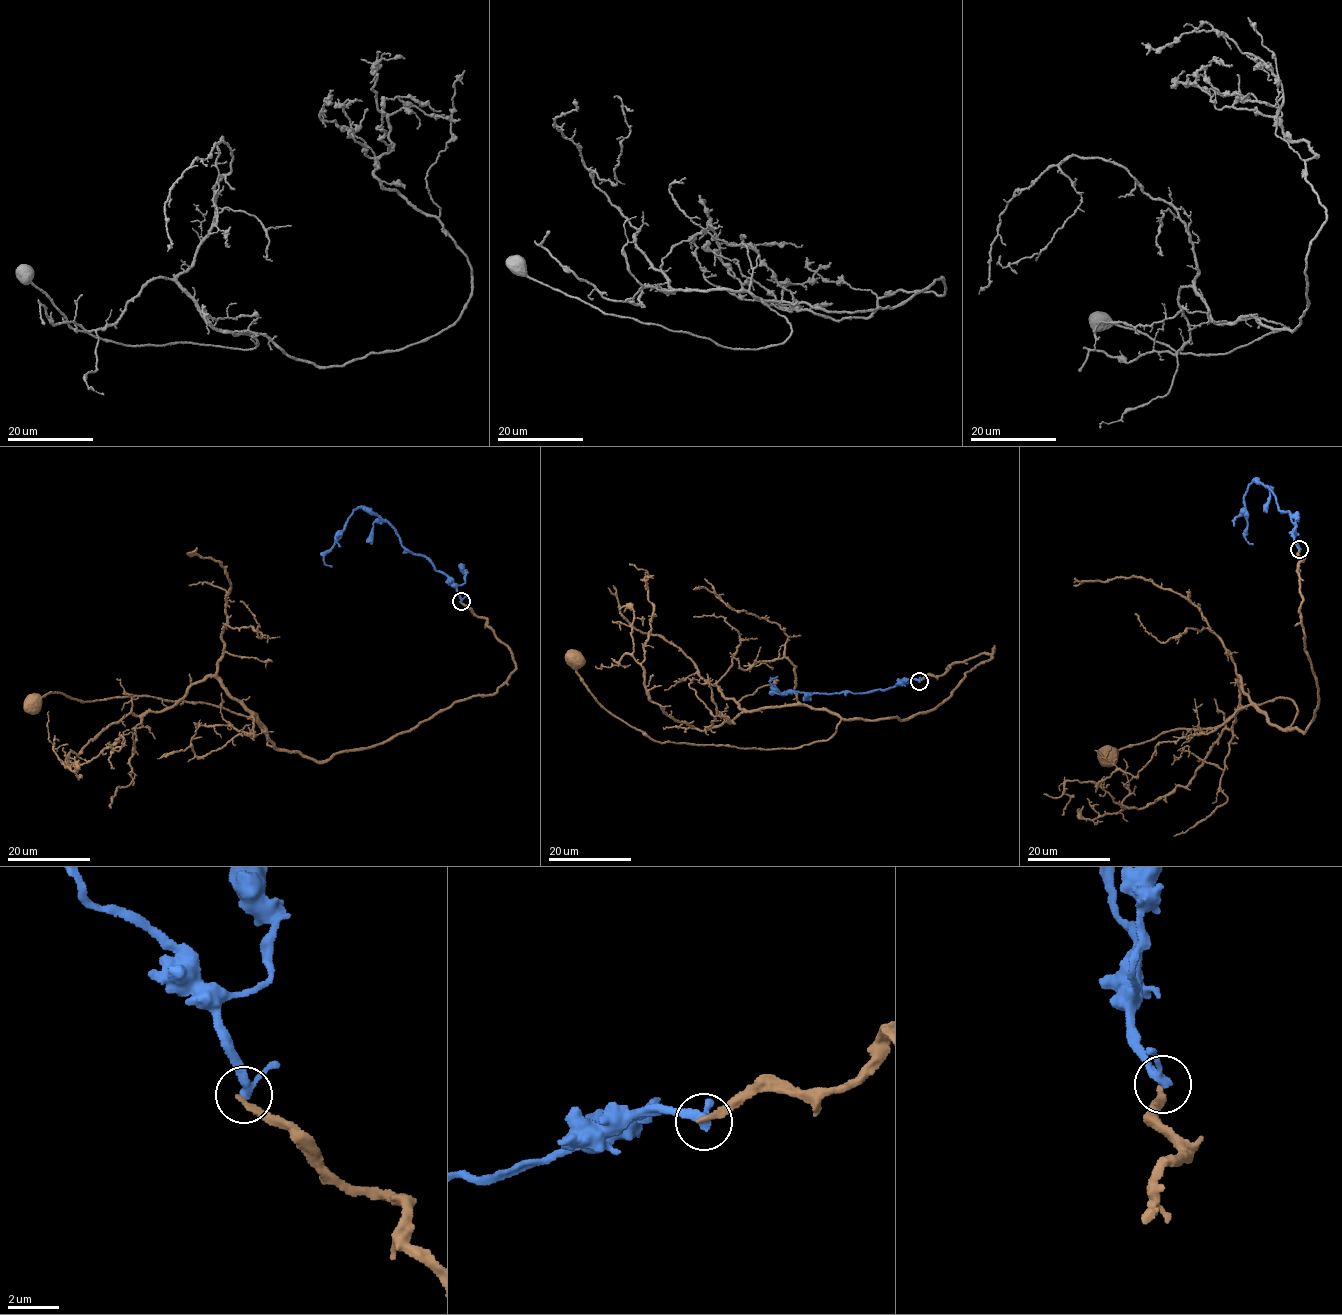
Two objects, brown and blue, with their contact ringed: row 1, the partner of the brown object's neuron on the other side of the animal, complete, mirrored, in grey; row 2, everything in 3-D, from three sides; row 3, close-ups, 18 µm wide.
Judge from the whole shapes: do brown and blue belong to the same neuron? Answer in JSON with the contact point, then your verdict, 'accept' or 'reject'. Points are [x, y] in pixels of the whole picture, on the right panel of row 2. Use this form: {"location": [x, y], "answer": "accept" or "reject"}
{"location": [1299, 549], "answer": "reject"}

